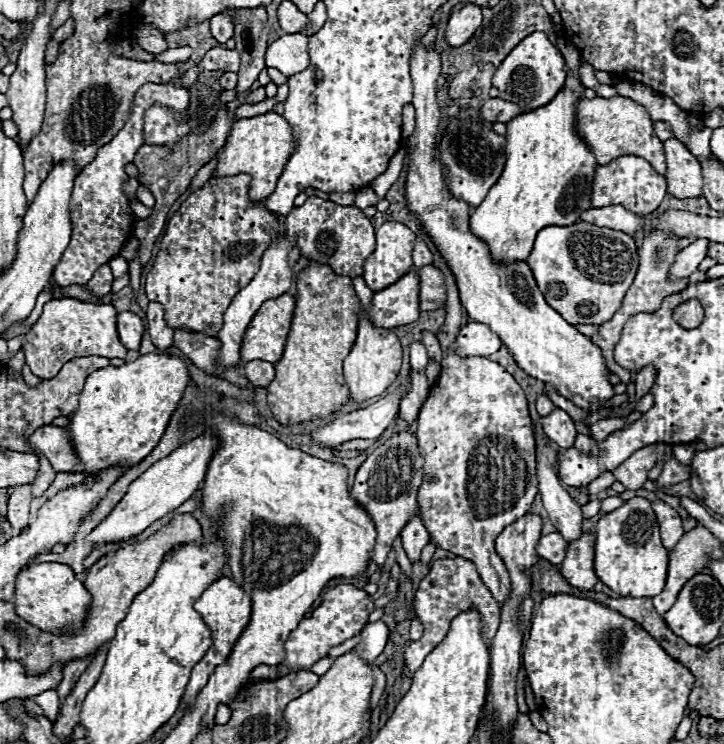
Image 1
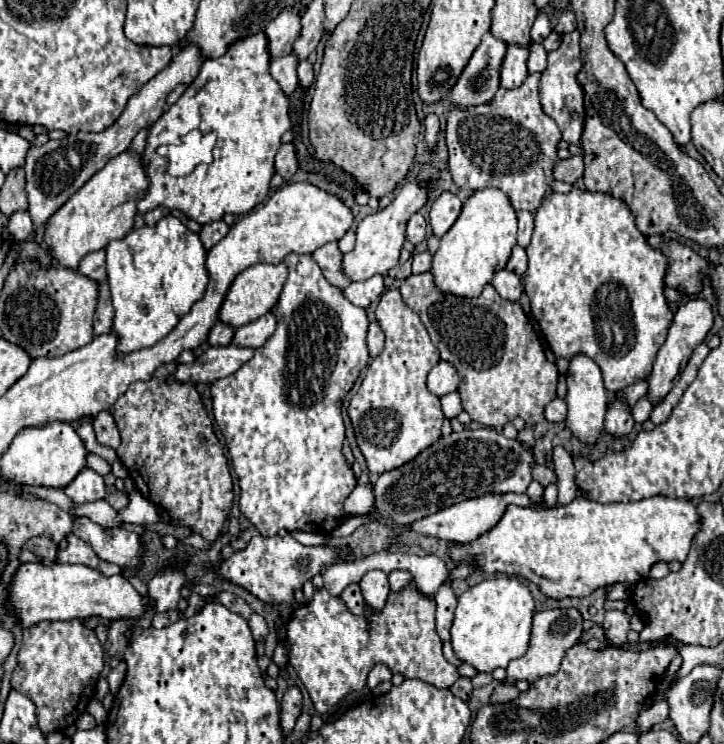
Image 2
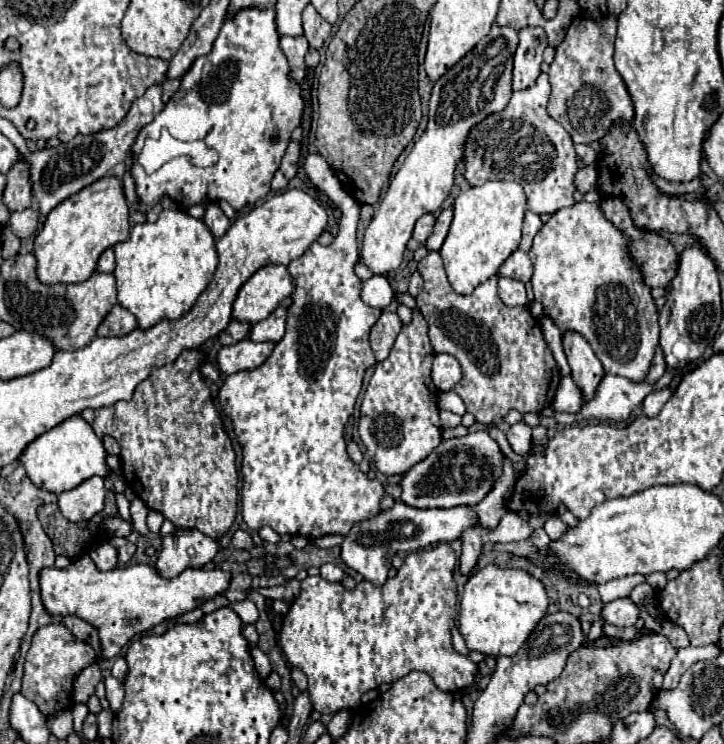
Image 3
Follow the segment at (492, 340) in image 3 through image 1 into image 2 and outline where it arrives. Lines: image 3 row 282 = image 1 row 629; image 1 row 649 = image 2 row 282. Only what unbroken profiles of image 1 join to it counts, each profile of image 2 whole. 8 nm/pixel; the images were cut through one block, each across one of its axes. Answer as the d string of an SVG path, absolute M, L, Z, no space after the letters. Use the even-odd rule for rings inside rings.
M432 270L406 278L400 294L420 314L432 344L440 350L440 358L456 366L462 378L458 394L474 422L502 428L514 416L520 416L530 426L544 420L546 404L556 398L558 368L546 358L542 342L520 302L500 298L492 284L486 284L478 298L446 294L436 288Z

